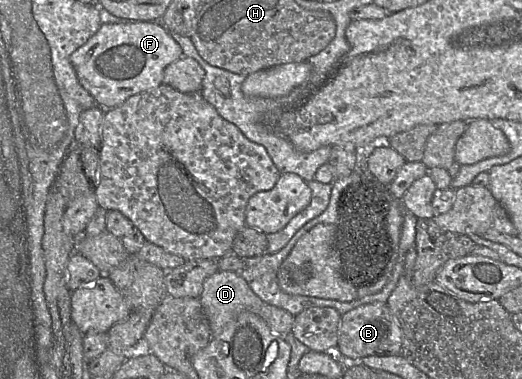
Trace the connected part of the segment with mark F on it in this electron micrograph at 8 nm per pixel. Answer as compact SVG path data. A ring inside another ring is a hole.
M161 21L102 24L99 30L70 56L82 87L102 109L114 108L129 97L163 84L165 68L183 56L182 48Z

